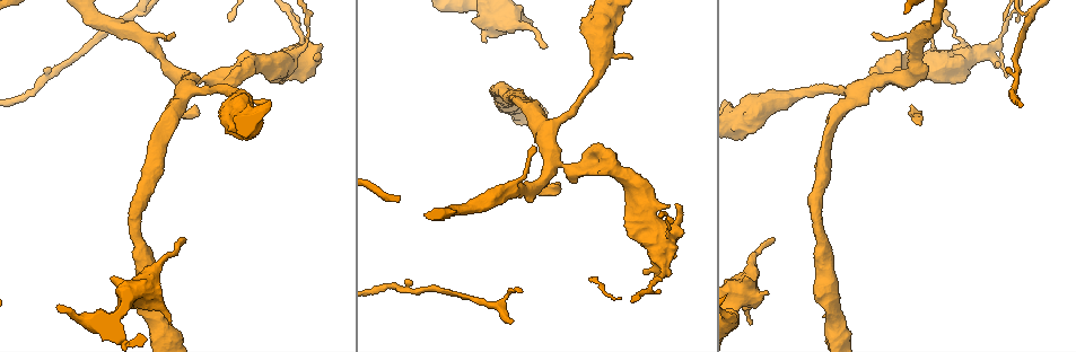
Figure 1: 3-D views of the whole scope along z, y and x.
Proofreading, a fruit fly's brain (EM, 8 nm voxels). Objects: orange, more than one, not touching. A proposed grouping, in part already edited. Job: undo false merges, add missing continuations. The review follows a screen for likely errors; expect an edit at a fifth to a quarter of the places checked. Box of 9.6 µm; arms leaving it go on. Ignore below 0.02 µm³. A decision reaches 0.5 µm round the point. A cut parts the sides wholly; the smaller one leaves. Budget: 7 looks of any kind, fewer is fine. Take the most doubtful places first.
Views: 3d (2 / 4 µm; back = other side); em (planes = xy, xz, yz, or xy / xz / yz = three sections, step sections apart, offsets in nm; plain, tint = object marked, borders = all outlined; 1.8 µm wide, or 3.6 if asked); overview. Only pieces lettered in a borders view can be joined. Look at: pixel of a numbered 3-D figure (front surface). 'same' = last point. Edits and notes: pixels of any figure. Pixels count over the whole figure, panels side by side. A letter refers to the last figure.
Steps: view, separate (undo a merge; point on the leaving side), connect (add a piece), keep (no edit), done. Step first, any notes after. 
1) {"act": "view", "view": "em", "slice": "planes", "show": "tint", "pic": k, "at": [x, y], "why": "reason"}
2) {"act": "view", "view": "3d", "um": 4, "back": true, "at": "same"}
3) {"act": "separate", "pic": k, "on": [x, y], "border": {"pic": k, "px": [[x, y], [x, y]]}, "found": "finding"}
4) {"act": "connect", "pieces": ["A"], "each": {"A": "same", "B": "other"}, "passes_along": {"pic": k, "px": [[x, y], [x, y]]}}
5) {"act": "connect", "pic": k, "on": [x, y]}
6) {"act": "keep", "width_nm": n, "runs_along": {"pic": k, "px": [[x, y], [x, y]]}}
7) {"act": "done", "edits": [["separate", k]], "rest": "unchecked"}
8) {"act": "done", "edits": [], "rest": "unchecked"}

{"act": "view", "view": "3d", "um": 2, "pic": 1, "at": [184, 239], "why": "an open end"}

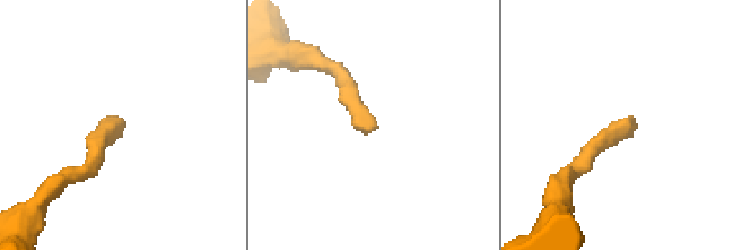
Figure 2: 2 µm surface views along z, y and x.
{"act": "view", "view": "em", "slice": "planes", "show": "plain", "pic": 2, "at": [122, 120]}

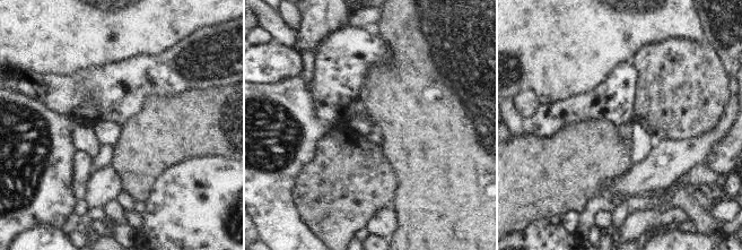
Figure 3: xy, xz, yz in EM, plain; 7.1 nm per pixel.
{"act": "view", "view": "em", "slice": "planes", "show": "borders", "at": "same"}

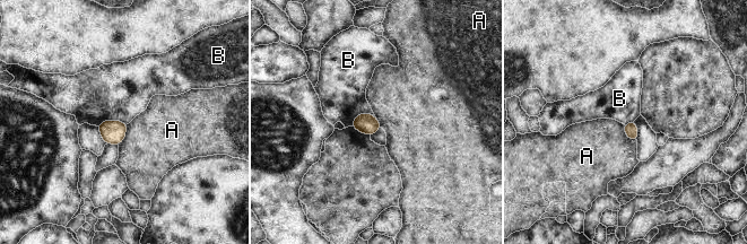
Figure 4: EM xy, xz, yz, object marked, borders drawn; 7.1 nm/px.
{"act": "keep", "each": {"A": "other", "B": "other"}, "found": "no lettered piece goes on from it"}

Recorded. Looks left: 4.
{"act": "view", "view": "3d", "um": 2, "pic": 1, "at": [1030, 14], "why": "branch point"}

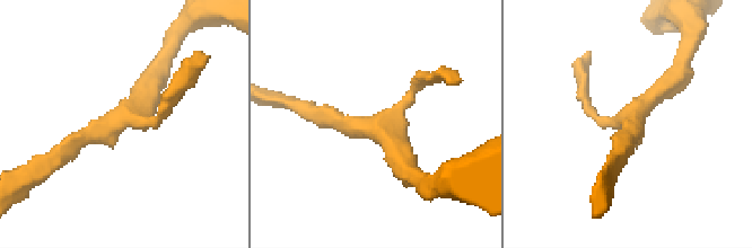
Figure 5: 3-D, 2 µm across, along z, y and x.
{"act": "view", "view": "em", "slice": "planes", "show": "borders", "pic": 5, "at": [121, 117], "arms": 3}

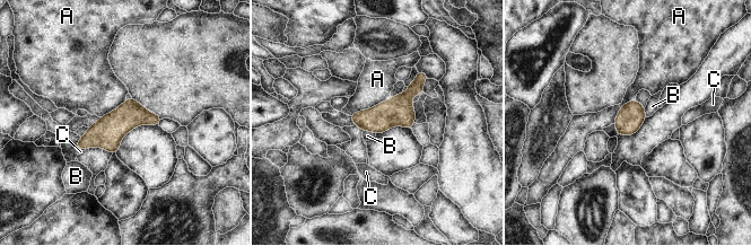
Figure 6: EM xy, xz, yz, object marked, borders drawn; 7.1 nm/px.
{"act": "keep", "each": {"A": "other", "B": "other", "C": "other"}, "found": "continuous, no second cell"}

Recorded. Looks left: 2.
{"act": "done", "edits": [], "rest": "unchecked"}

